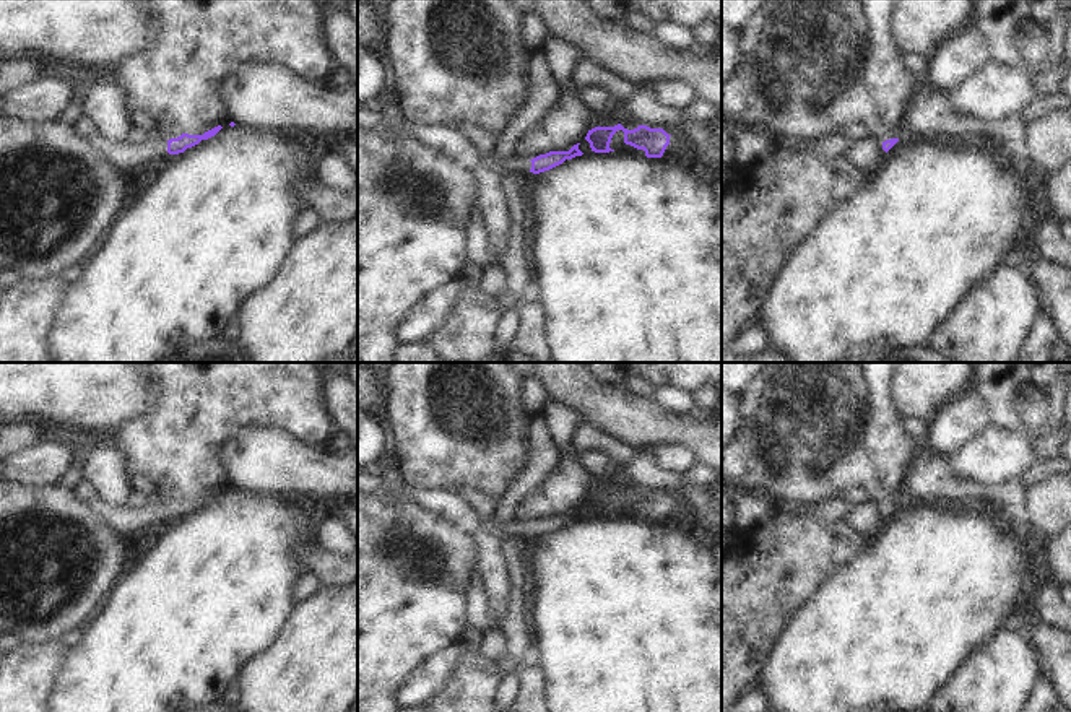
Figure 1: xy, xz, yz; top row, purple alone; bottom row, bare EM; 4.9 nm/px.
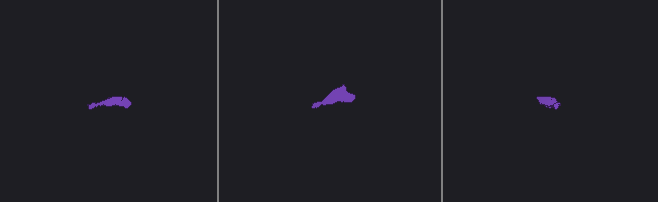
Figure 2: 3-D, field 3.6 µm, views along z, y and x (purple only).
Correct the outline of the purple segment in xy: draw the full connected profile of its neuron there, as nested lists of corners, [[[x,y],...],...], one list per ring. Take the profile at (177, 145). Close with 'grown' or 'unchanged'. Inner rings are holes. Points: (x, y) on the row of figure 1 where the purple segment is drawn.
[[[218,125],[205,132],[203,135],[182,133],[180,137],[171,138],[167,141],[158,135],[150,135],[140,145],[133,145],[128,141],[114,143],[101,133],[93,137],[91,141],[94,143],[96,150],[99,150],[104,156],[109,158],[109,161],[115,164],[115,167],[130,171],[143,161],[161,156],[164,151],[167,151],[169,154],[184,153],[187,148],[198,145],[202,140],[215,137],[221,128],[223,127]]]; grown

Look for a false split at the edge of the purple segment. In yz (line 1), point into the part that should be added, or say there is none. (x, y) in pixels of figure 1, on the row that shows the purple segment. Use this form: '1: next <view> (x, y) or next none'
1: next none

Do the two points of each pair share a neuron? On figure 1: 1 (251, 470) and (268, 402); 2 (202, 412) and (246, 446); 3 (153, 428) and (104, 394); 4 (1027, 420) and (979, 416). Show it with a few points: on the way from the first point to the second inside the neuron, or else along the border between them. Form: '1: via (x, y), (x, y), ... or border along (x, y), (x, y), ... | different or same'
1: border along (298, 439), (275, 428), (246, 428), (226, 441) | different
2: border along (272, 426), (239, 429), (225, 444), (226, 473) | different
3: border along (148, 379), (155, 402), (143, 413), (104, 434) | different
4: border along (974, 386), (992, 421) | different

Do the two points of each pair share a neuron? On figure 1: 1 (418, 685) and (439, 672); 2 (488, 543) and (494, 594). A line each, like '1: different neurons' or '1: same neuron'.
1: same neuron
2: same neuron

